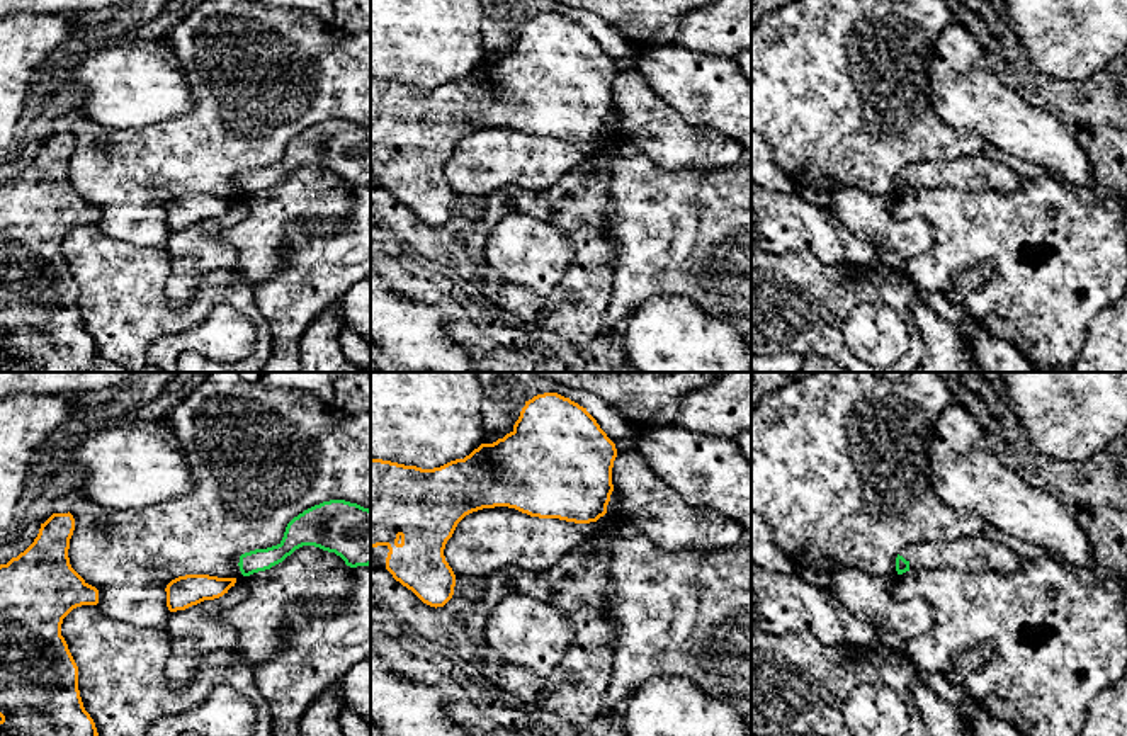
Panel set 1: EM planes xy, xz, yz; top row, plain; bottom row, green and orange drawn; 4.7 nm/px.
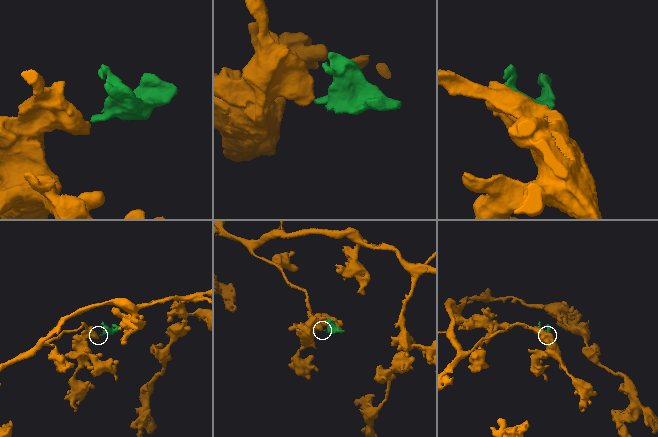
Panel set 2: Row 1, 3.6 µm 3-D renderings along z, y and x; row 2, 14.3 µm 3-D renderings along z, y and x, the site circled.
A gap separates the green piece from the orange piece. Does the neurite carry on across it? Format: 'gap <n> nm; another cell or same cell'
gap 40 nm; another cell

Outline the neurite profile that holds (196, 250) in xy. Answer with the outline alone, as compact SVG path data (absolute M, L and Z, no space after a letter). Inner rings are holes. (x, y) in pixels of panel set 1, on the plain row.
M241 194L223 216L170 231L165 246L172 258L172 270L165 282L170 308L182 309L192 304L204 274L218 269L240 269L236 250L226 245L219 233L236 226L246 214L248 202Z

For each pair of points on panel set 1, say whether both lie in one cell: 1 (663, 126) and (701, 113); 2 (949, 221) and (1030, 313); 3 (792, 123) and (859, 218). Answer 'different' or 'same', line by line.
1: different
2: same
3: different

